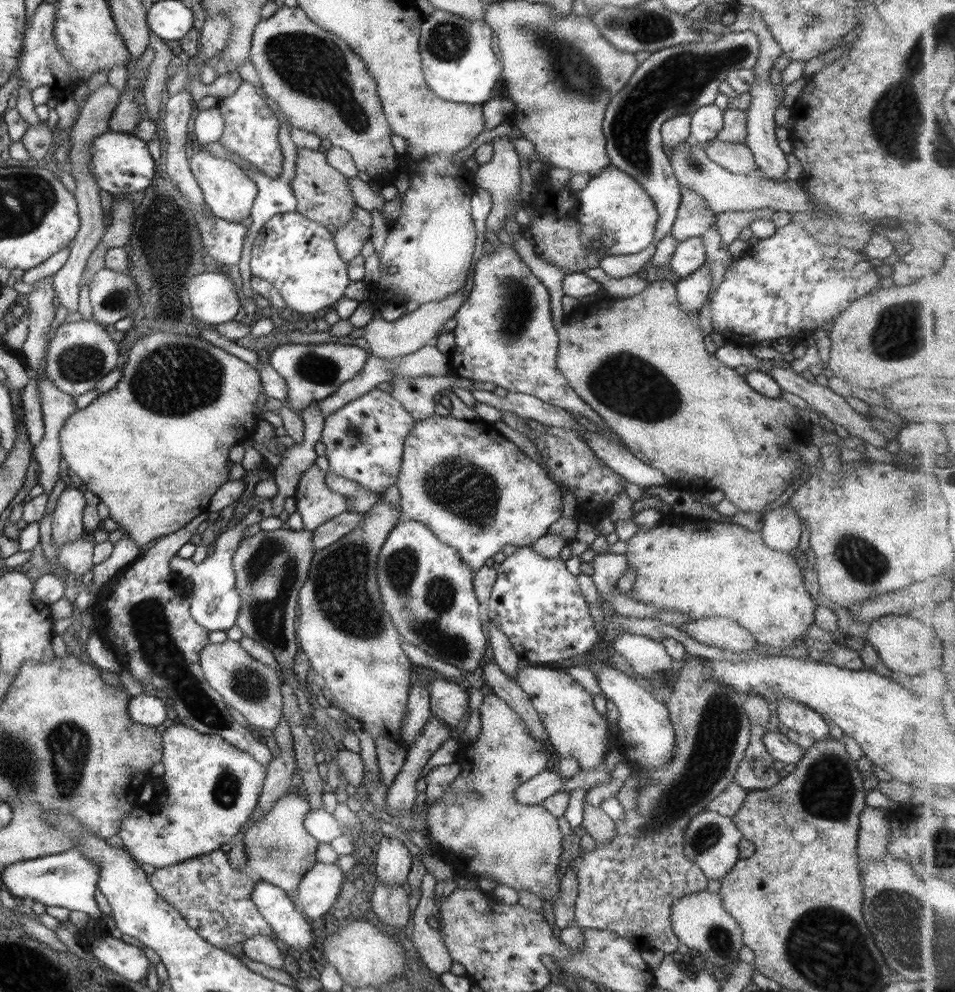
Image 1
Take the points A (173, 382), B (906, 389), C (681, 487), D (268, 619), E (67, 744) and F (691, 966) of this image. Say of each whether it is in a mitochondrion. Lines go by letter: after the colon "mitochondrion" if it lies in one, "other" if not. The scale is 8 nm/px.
A: mitochondrion
B: other
C: other
D: mitochondrion
E: mitochondrion
F: mitochondrion

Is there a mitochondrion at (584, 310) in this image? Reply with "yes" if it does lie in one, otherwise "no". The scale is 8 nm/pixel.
no

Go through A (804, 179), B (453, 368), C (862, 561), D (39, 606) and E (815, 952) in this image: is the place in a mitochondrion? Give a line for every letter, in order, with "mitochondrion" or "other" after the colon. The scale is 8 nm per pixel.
A: other
B: other
C: mitochondrion
D: other
E: mitochondrion

